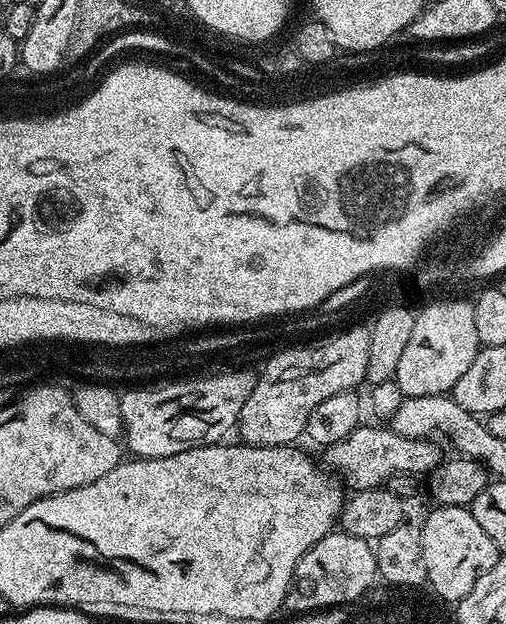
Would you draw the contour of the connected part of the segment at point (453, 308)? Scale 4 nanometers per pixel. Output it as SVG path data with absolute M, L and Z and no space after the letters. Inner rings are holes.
M436 300L415 313L414 331L410 333L394 377L402 394L422 398L451 393L454 382L466 374L482 345L474 322L474 303L468 300Z

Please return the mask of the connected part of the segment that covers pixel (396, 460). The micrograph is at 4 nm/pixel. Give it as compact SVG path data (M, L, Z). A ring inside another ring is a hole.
M358 427L342 442L334 442L323 449L323 467L329 472L335 472L349 489L361 492L378 488L387 485L397 474L405 478L423 477L442 463L440 448L435 439L406 438L402 434L394 434L391 427L376 427L380 428Z

